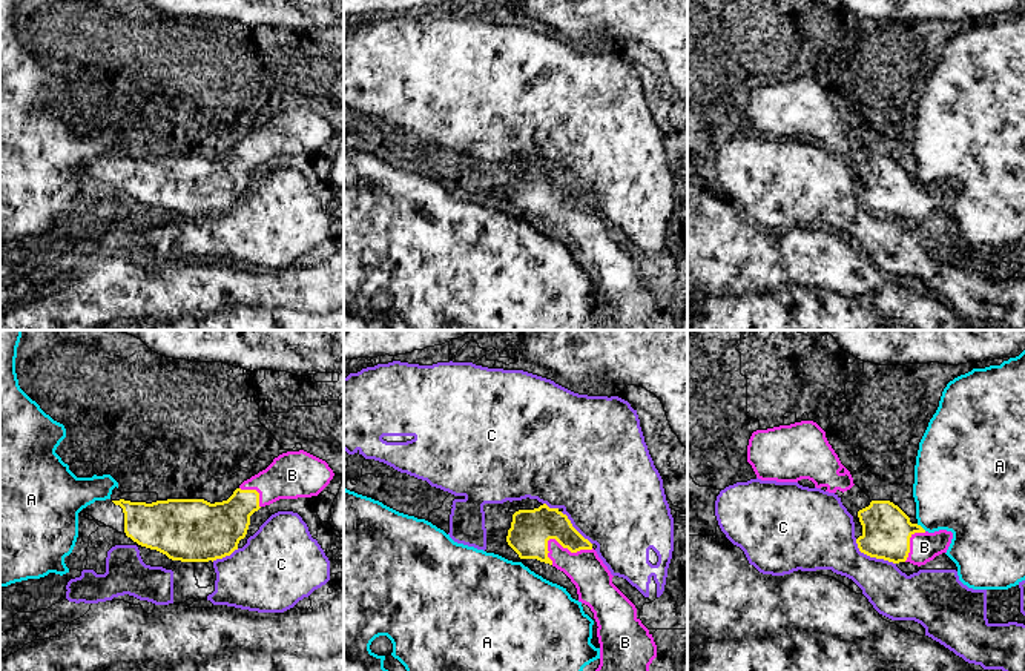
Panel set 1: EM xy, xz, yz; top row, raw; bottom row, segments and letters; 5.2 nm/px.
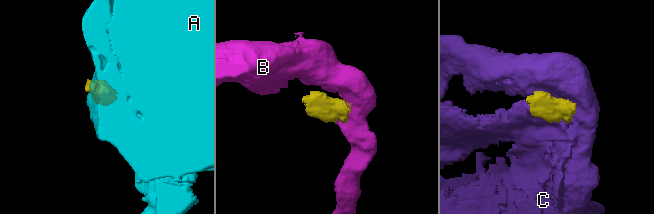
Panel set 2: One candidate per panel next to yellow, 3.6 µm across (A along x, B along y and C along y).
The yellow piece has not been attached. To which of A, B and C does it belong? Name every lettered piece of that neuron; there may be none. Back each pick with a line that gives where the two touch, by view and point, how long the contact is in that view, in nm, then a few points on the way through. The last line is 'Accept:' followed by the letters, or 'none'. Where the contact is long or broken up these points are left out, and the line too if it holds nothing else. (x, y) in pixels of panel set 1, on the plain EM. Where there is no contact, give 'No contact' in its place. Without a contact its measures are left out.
B: Touches yellow at xz (570, 206). Shared border 260 nm
Accept: B

